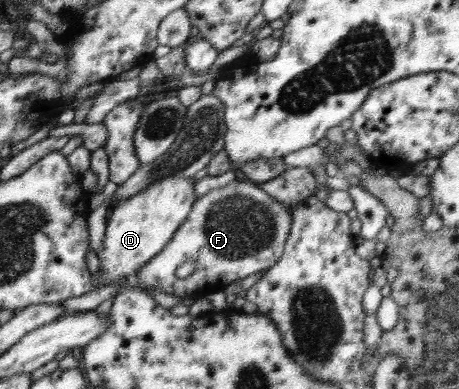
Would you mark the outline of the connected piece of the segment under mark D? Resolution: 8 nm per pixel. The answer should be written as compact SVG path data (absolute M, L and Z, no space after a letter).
M164 177L154 182L145 191L140 191L127 201L113 205L105 230L103 248L97 251L100 273L104 287L118 283L138 273L146 263L161 254L174 237L174 233L185 223L192 205L196 201L195 182L191 179Z

